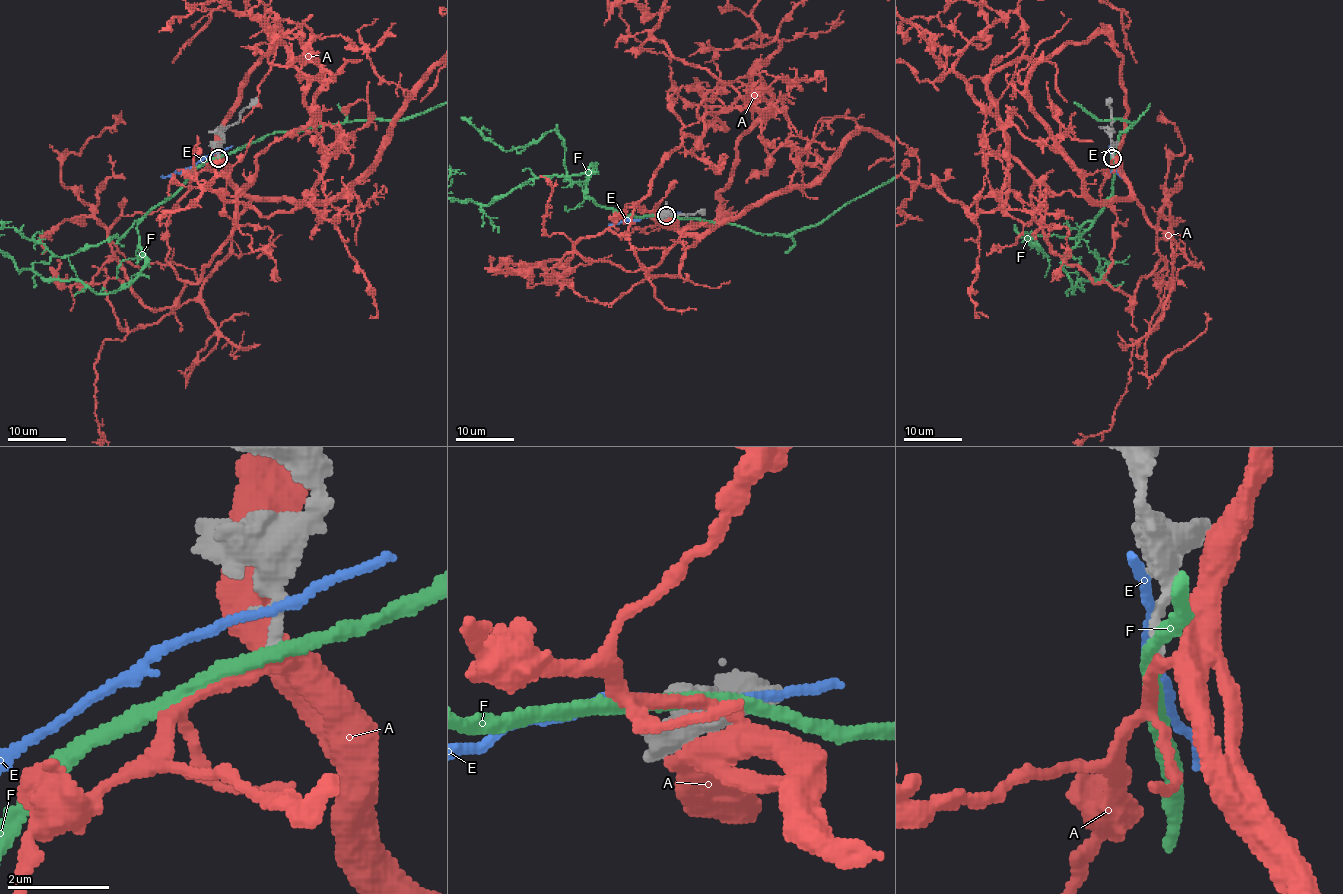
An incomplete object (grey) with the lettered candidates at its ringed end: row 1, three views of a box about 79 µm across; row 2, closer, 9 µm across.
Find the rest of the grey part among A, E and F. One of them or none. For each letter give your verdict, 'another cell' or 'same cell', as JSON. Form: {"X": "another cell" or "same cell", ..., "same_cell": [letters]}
{"A": "same cell", "E": "another cell", "F": "another cell", "same_cell": ["A"]}

